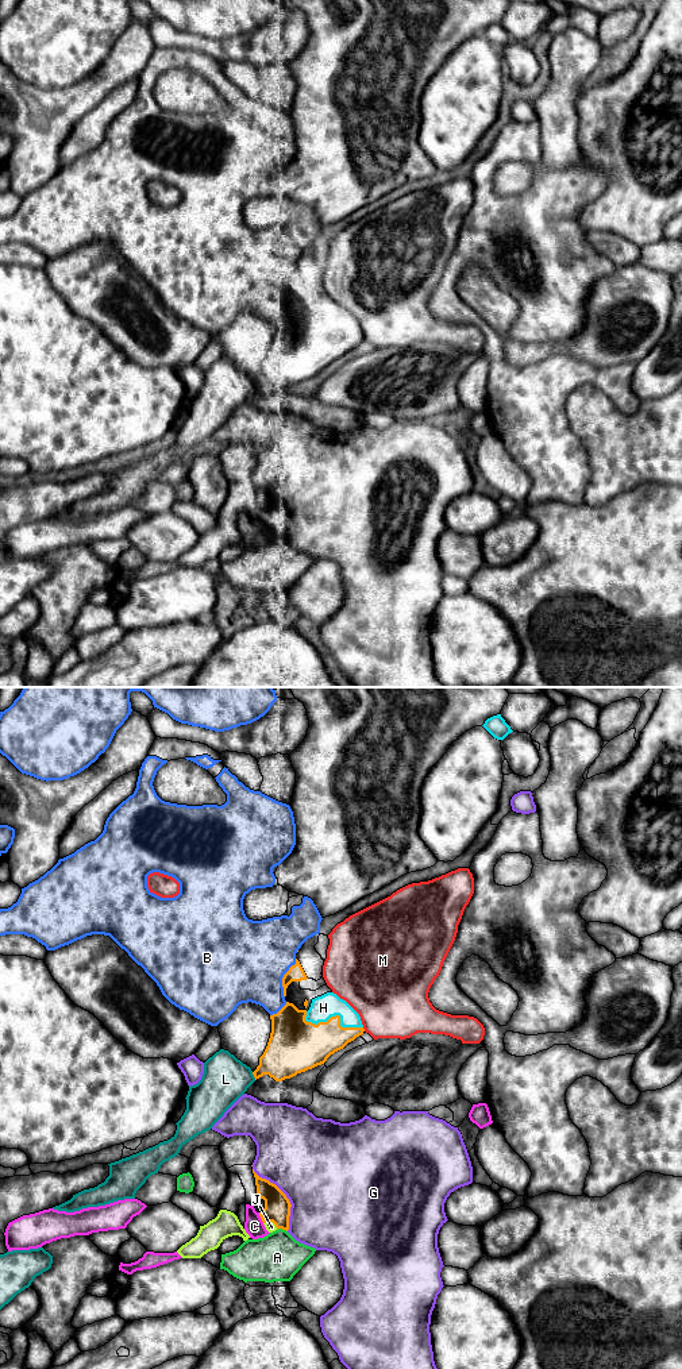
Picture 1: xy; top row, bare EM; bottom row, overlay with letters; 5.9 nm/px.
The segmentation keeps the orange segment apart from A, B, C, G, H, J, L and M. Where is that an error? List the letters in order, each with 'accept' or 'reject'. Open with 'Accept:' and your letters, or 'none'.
Accept: H
A: reject
B: reject
C: reject
G: reject
H: accept
J: reject
L: reject
M: reject

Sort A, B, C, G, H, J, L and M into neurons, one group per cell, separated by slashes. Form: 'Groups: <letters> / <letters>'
Groups: A / B / C / G / H / J / L / M

